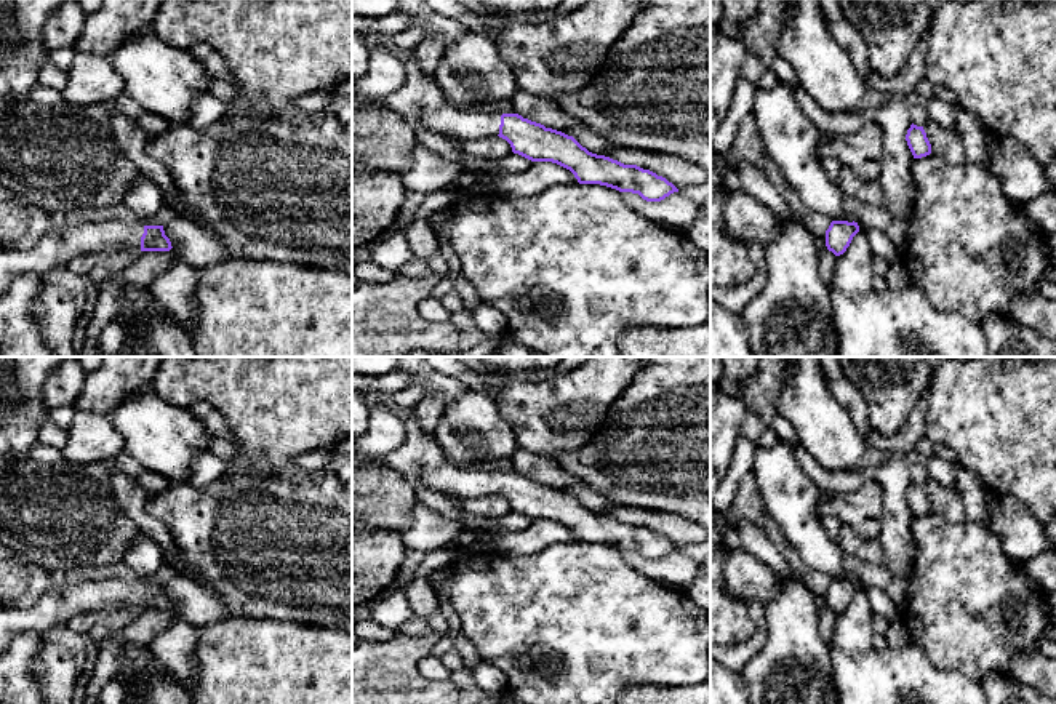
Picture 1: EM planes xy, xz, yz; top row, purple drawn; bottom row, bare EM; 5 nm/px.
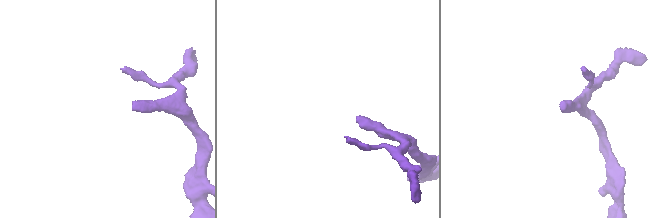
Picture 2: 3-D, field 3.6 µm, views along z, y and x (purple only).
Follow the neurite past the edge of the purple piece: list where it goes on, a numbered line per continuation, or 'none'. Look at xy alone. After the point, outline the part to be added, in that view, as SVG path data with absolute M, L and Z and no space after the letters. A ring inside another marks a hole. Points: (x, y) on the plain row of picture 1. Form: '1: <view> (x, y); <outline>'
1: xy (55, 607); M88 579L82 582L66 582L61 587L46 589L30 606L0 606L0 653L21 632L32 632L45 637L50 629L66 627L80 613L98 613L99 610L141 611L142 581L123 579Z

